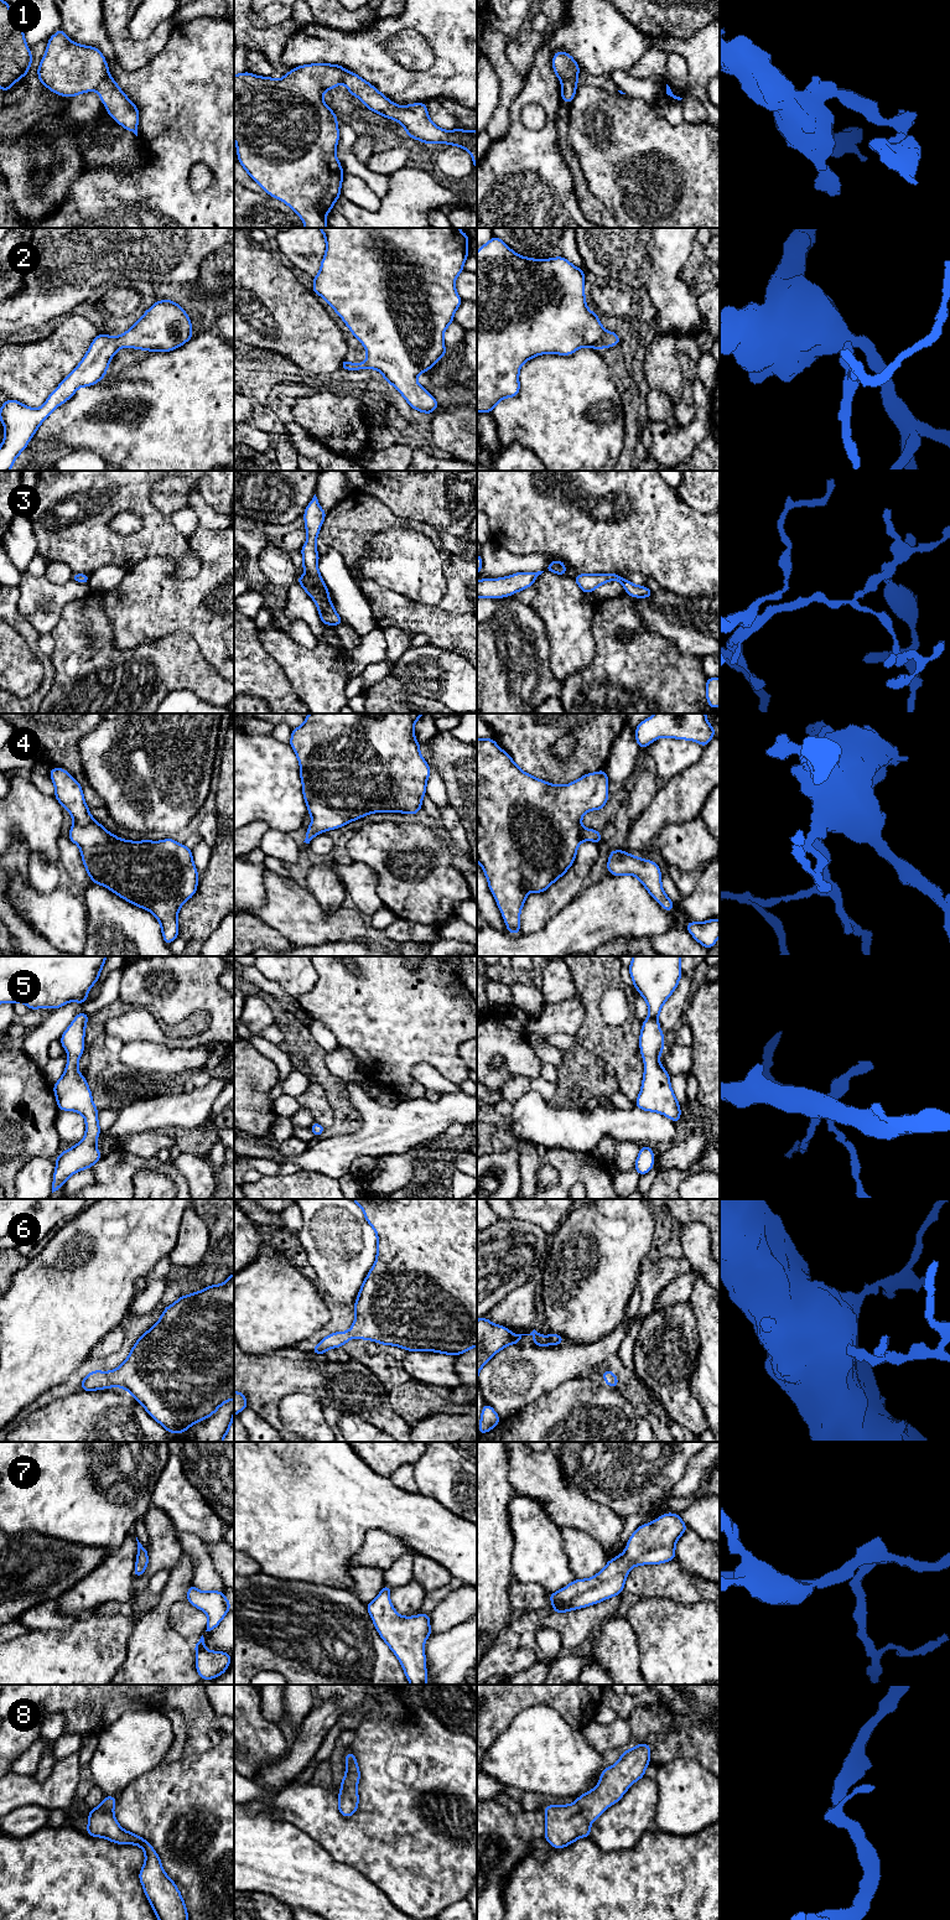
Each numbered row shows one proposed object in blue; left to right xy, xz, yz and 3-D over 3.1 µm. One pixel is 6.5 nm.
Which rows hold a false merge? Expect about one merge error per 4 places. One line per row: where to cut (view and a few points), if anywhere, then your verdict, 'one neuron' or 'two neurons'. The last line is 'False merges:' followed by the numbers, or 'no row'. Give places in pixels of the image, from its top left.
1: cut xy (109, 74), (94, 88); two neurons
2: cut none; one neuron
3: cut none; one neuron
4: cut none; one neuron
5: cut none; one neuron
6: cut none; one neuron
7: cut none; one neuron
8: cut none; one neuron
False merges: 1

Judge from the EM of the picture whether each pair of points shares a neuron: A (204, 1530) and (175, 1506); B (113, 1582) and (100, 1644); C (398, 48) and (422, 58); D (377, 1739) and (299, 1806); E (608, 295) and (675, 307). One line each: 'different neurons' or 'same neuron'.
A: same neuron
B: different neurons
C: same neuron
D: same neuron
E: different neurons

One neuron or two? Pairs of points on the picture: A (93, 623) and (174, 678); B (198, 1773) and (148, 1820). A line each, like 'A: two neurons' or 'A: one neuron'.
A: one neuron
B: one neuron

